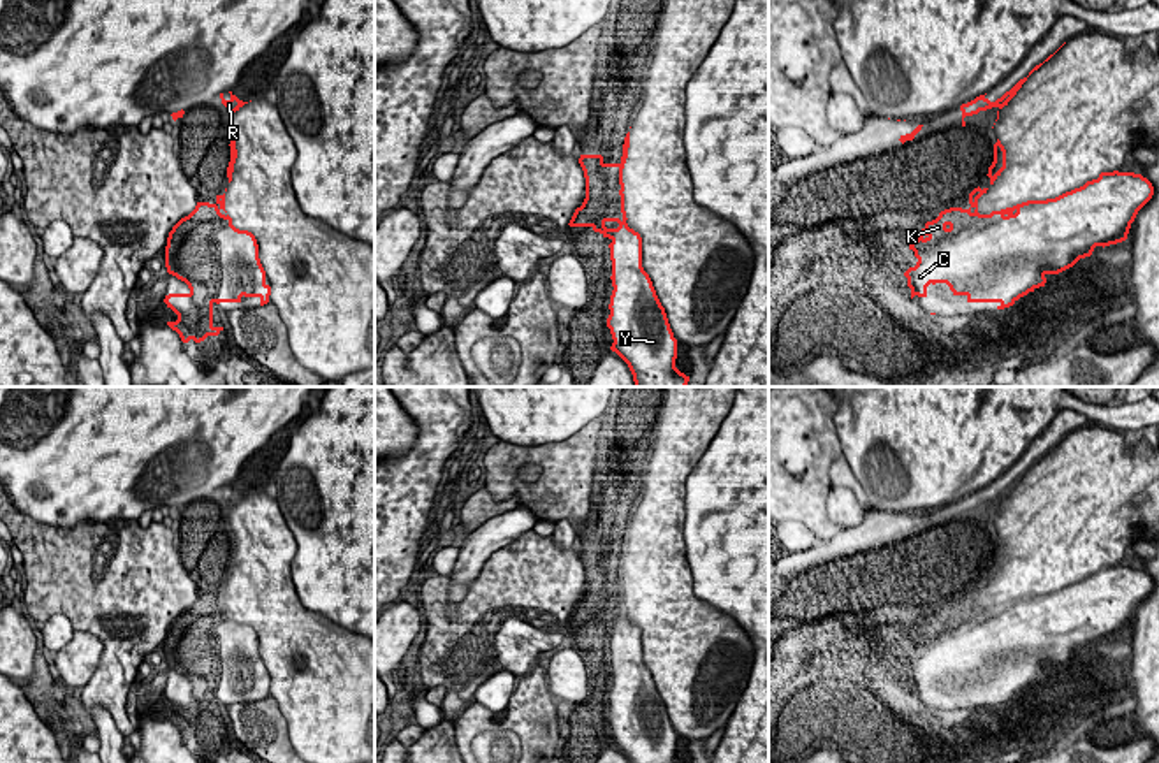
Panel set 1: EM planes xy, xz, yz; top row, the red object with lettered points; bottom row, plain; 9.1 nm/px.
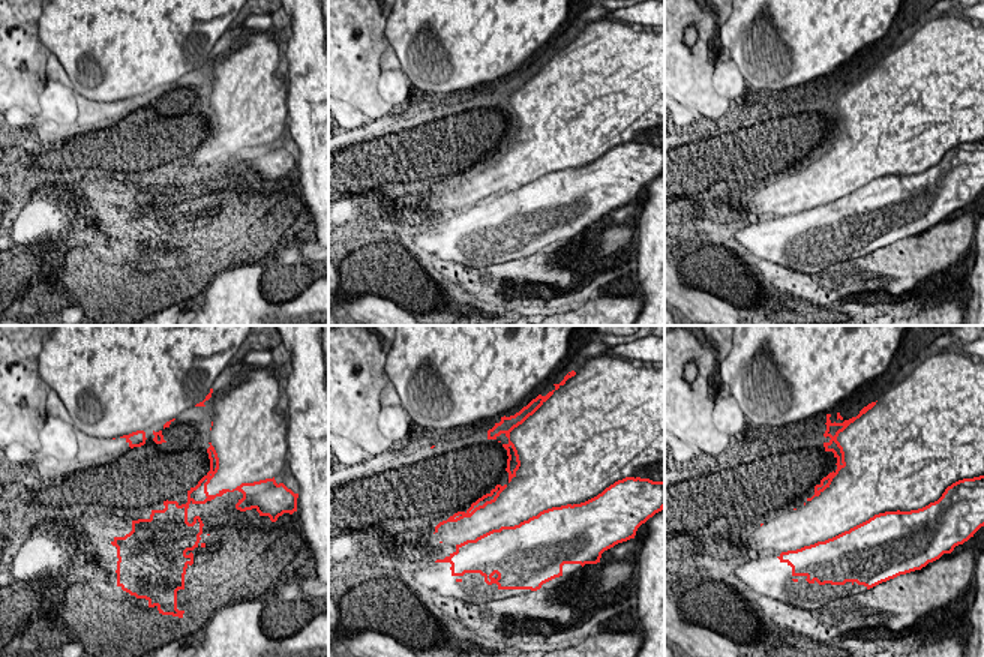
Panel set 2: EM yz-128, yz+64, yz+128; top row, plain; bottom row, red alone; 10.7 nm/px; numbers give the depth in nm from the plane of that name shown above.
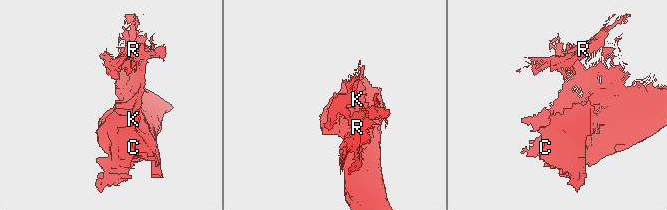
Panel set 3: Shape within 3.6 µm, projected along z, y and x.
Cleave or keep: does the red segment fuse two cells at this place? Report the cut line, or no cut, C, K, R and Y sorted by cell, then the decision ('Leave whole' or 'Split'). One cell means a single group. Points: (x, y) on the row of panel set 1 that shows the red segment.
Split along yz (952, 229), (929, 236). Groups: C R Y / K. Split

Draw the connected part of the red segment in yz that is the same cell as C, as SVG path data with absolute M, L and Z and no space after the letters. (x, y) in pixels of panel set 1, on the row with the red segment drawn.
M1101 172L1097 179L1087 181L1083 186L1075 188L1071 192L1066 192L1055 199L1046 199L1046 200L1027 200L1022 204L1017 204L1017 213L1015 214L1008 214L1004 218L1001 218L999 222L992 222L992 220L985 220L983 214L978 213L978 199L971 199L969 193L969 204L974 209L973 213L969 211L969 218L966 222L962 222L962 207L950 207L939 213L937 220L941 222L941 225L946 229L950 227L950 232L943 232L943 234L930 234L925 239L913 239L909 244L909 250L915 251L915 257L918 258L915 267L909 267L904 276L908 278L908 287L911 288L911 299L915 295L918 297L927 297L927 287L932 283L946 283L950 287L950 290L953 292L953 295L966 295L967 302L997 302L997 309L1004 309L1013 306L1020 297L1027 295L1029 292L1034 292L1039 287L1045 287L1046 283L1046 274L1059 274L1069 267L1073 267L1080 258L1090 257L1096 246L1110 246L1110 244L1117 244L1127 239L1131 223L1134 222L1138 211L1152 199L1154 195L1154 186L1152 183L1143 178L1141 174L1134 174L1134 172Z

